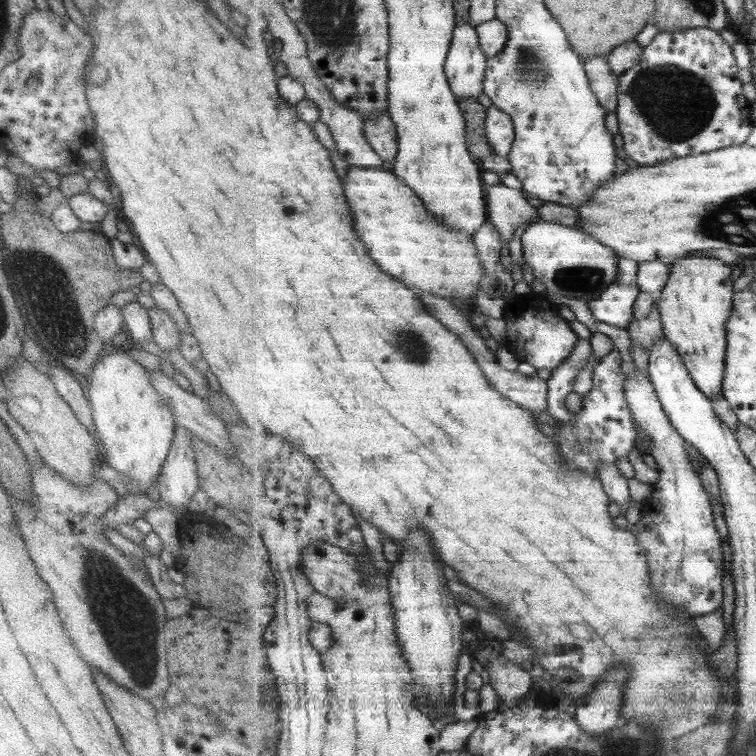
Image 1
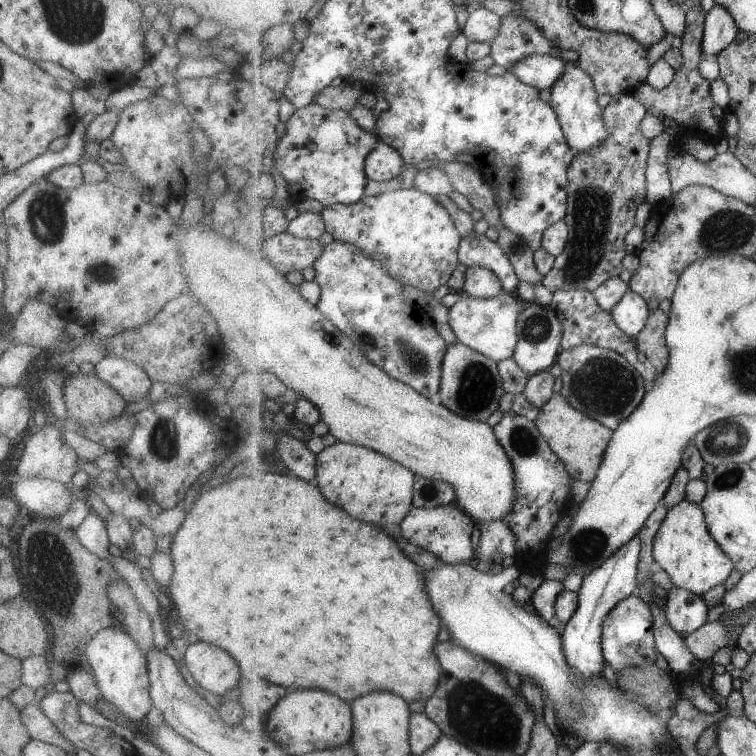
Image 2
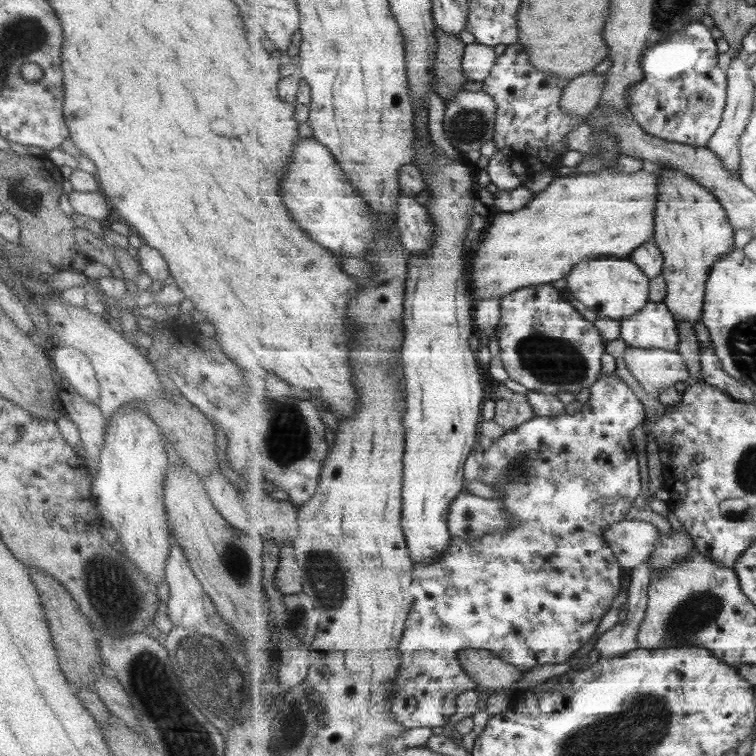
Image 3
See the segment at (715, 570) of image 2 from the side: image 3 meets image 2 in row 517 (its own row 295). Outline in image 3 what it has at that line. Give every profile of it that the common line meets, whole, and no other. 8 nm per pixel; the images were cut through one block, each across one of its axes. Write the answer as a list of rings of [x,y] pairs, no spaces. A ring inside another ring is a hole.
[[[663,167],[660,172],[655,242],[664,256],[662,275],[667,281],[664,303],[678,324],[696,324],[702,319],[711,269],[719,259],[727,257],[735,249],[734,227],[715,193],[695,181],[691,175],[673,167]]]

